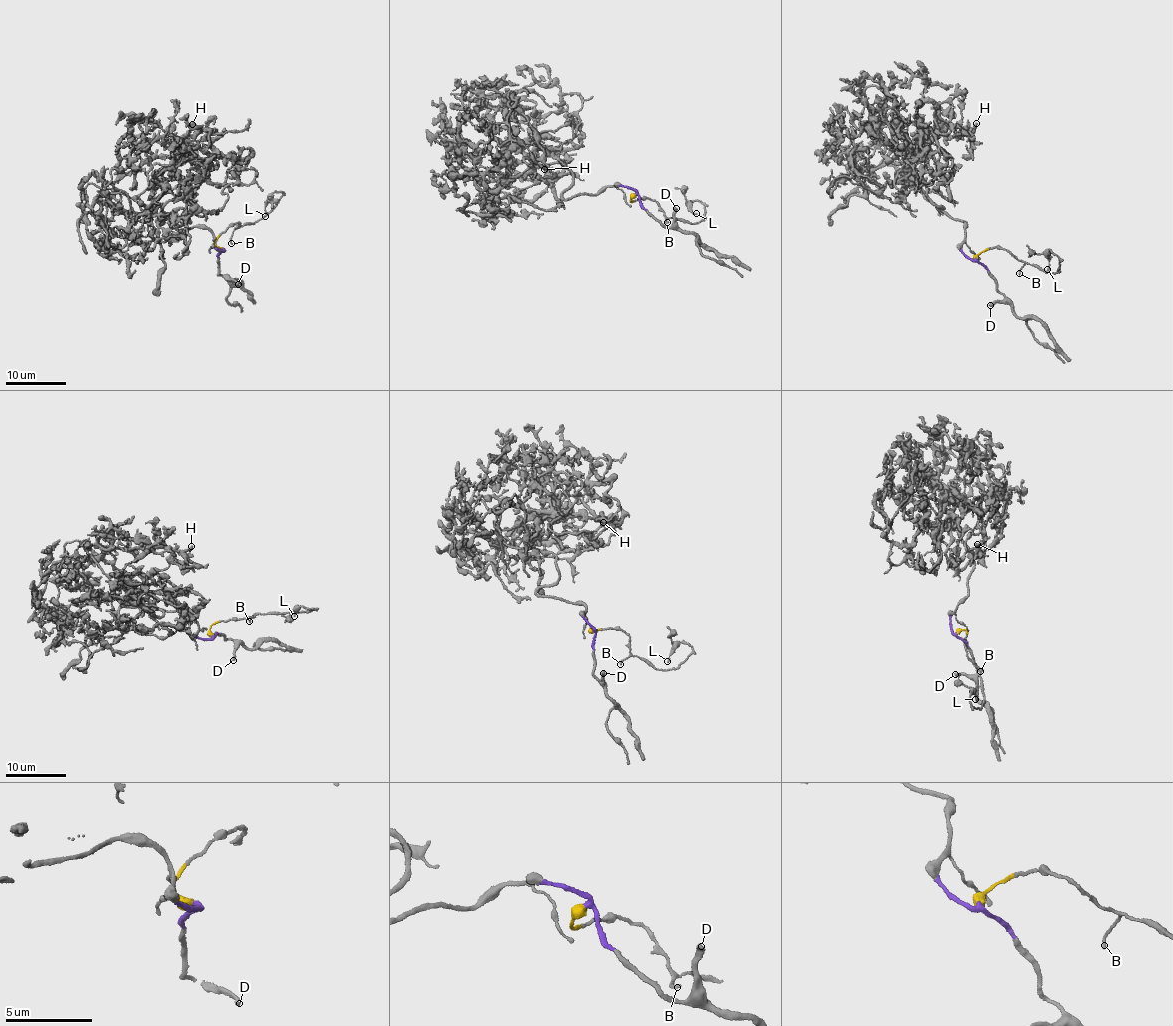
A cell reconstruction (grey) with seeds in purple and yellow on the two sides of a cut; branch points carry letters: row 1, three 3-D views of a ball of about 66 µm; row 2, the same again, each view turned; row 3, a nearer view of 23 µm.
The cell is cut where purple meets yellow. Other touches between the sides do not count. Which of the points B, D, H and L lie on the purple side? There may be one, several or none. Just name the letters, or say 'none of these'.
D, H

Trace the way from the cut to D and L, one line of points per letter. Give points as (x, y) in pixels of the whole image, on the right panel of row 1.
D: (975, 259), (994, 280), (996, 290), (1004, 295), (1004, 300), (990, 306)
L: (976, 259), (983, 251), (996, 247), (1054, 274), (1059, 271), (1059, 259), (1049, 251), (1047, 270)

